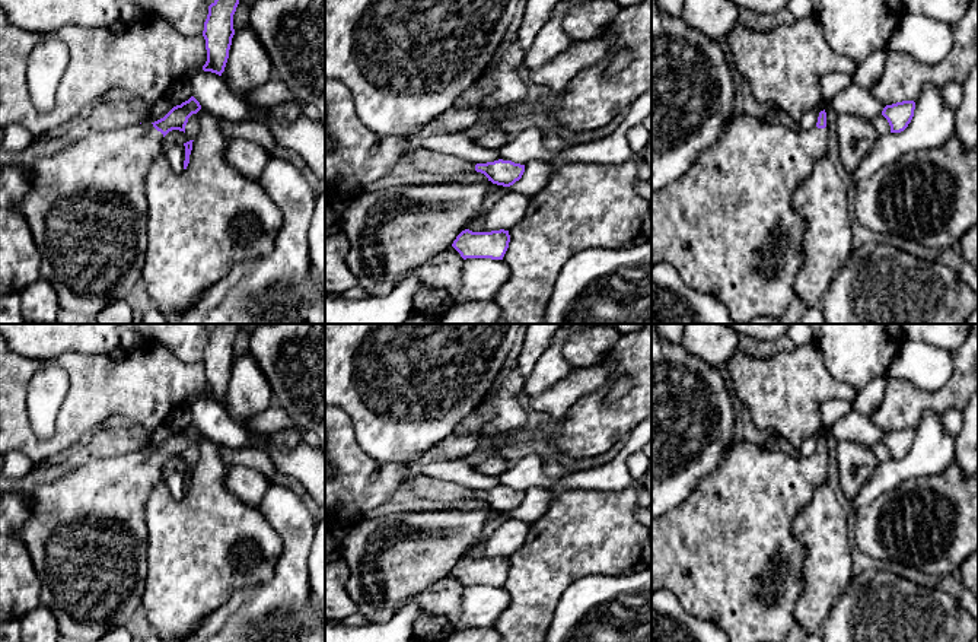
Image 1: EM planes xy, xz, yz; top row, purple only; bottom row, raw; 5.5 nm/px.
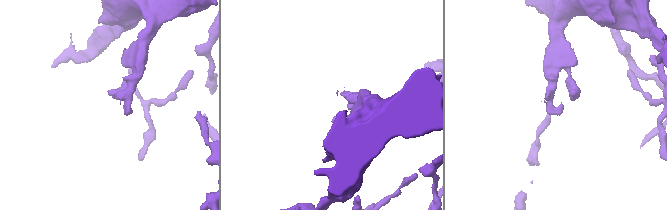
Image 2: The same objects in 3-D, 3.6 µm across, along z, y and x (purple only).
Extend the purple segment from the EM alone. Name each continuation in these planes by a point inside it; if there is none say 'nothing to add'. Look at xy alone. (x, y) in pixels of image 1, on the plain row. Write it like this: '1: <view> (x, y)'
1: xy (86, 534)

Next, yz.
1: yz (728, 553)

